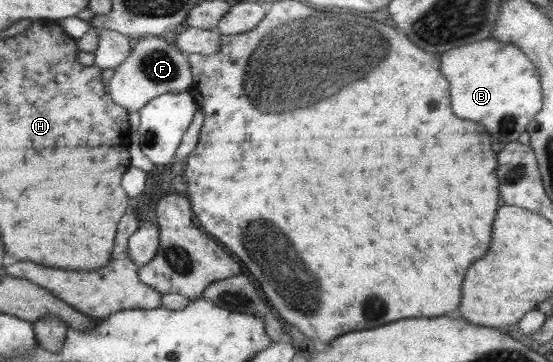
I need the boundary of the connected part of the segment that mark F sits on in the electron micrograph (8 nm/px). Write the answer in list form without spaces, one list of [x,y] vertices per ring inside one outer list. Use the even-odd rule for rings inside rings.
[[[147,36],[133,40],[131,54],[115,69],[113,78],[107,83],[111,100],[129,113],[133,113],[141,110],[155,97],[163,96],[166,93],[187,92],[192,82],[192,72],[187,57],[188,55],[178,50],[176,45],[169,45],[162,37]]]

